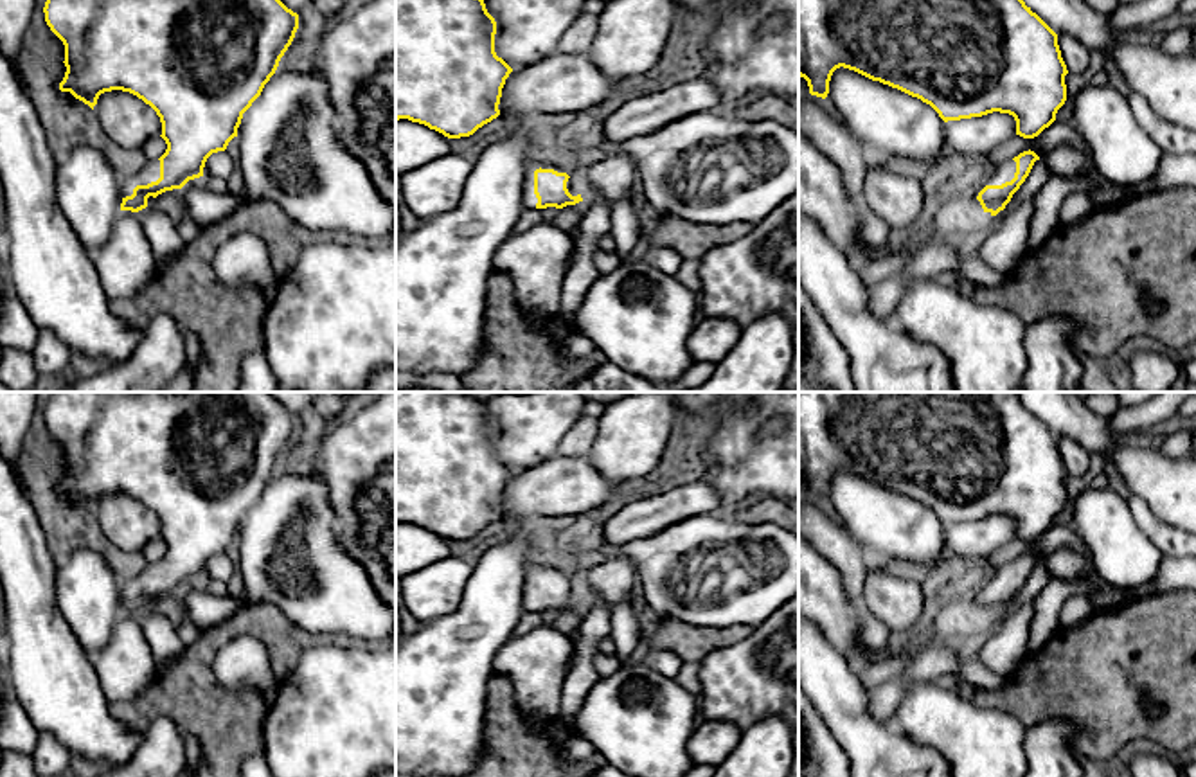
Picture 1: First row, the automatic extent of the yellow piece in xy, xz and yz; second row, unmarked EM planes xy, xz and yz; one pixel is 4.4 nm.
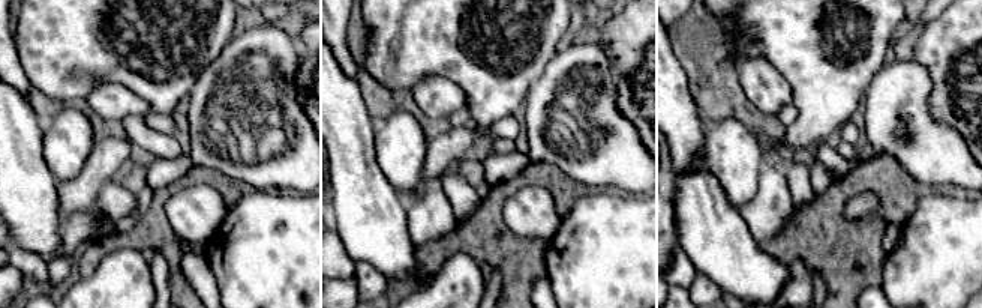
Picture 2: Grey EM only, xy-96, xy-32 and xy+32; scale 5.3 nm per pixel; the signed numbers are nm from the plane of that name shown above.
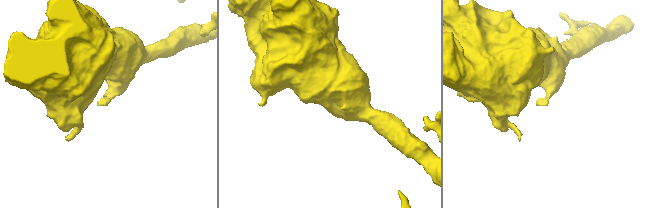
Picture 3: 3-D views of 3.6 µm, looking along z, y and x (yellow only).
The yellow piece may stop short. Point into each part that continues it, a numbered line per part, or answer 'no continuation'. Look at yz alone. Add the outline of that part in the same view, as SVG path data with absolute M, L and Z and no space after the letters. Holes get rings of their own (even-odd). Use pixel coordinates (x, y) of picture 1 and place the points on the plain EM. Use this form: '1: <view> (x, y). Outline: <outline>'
1: yz (1006, 574). Outline: M1007 563L1007 565L1002 567L1000 570L989 574L984 590L986 590L986 588L1002 588L1002 586L1005 586L1005 585L1011 585L1011 583L1014 581L1014 576L1016 576L1016 565L1014 565L1014 563ZM982 590L982 592L984 592L984 590ZM980 592L980 594L982 594L982 592ZM978 594L978 595L980 595L980 594ZM977 595L977 599L978 599L978 595Z

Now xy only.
1: xy (151, 572). Outline: M149 563L144 572L135 577L120 583L120 597L122 601L131 599L137 588L147 588L160 581L160 563Z

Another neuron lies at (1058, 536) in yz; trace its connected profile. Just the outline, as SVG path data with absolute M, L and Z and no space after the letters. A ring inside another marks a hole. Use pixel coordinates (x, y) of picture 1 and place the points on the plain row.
M1054 523L1049 531L1045 531L1034 541L1023 541L1020 538L1011 540L1009 543L998 547L993 554L989 554L986 561L986 568L989 574L1000 570L1007 563L1013 563L1023 554L1034 554L1040 561L1052 556L1056 550L1068 549L1072 552L1081 552L1092 558L1090 547L1077 534L1074 525Z

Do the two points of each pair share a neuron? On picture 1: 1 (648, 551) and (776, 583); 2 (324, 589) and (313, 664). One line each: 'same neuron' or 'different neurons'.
1: same neuron
2: different neurons

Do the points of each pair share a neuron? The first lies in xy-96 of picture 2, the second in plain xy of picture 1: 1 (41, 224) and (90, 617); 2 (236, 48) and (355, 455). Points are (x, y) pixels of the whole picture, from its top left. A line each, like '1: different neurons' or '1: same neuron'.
1: different neurons
2: different neurons

